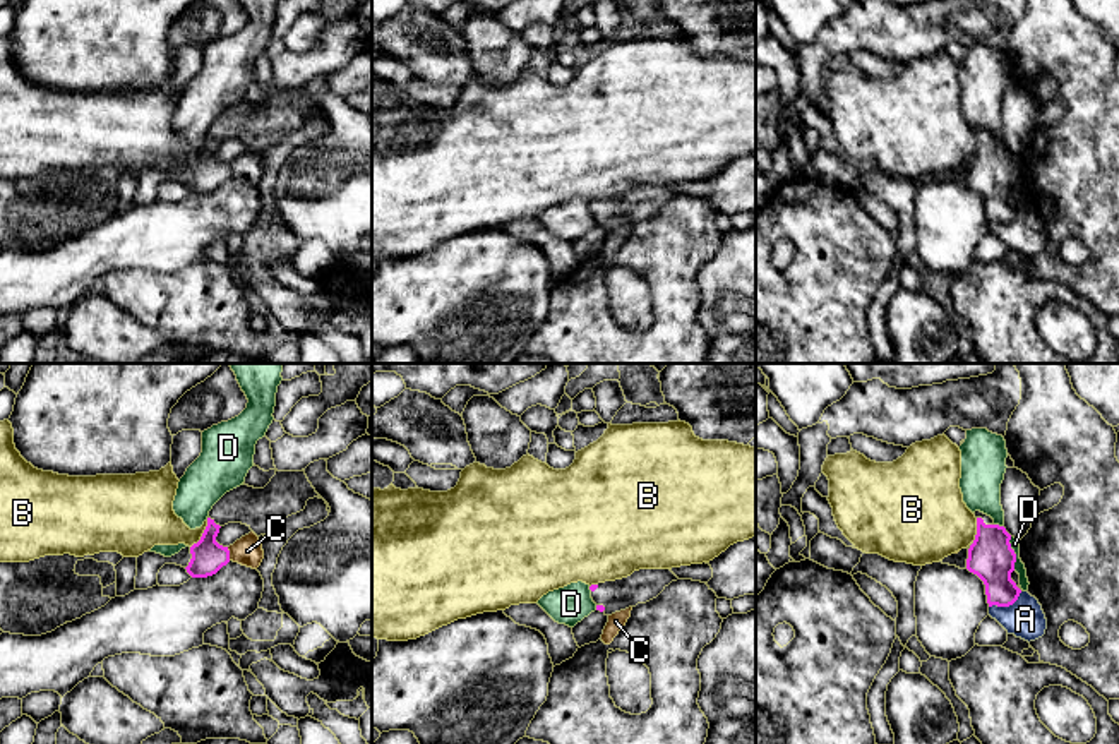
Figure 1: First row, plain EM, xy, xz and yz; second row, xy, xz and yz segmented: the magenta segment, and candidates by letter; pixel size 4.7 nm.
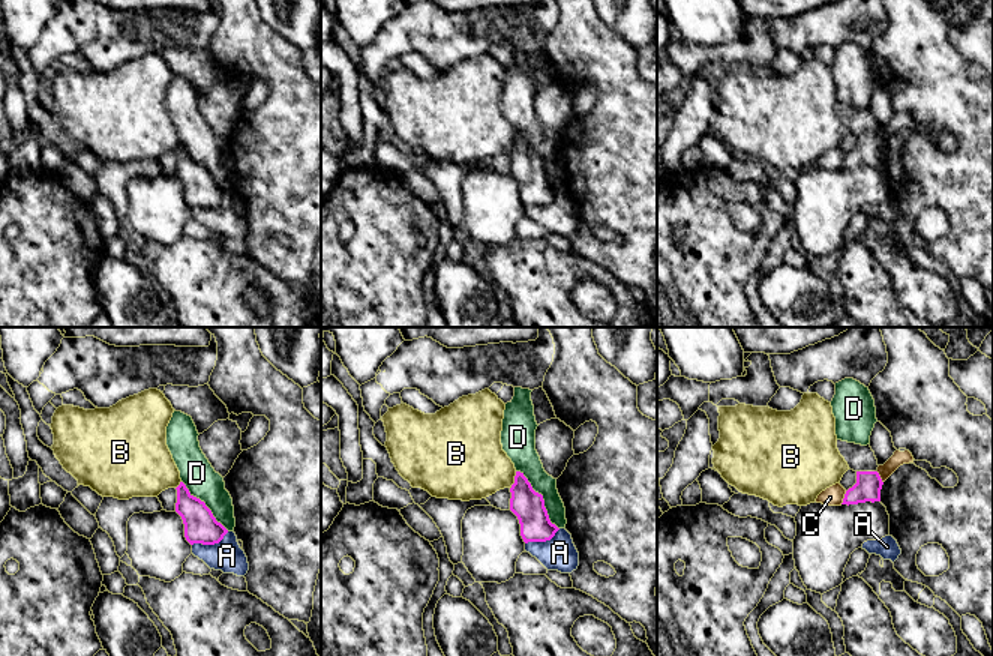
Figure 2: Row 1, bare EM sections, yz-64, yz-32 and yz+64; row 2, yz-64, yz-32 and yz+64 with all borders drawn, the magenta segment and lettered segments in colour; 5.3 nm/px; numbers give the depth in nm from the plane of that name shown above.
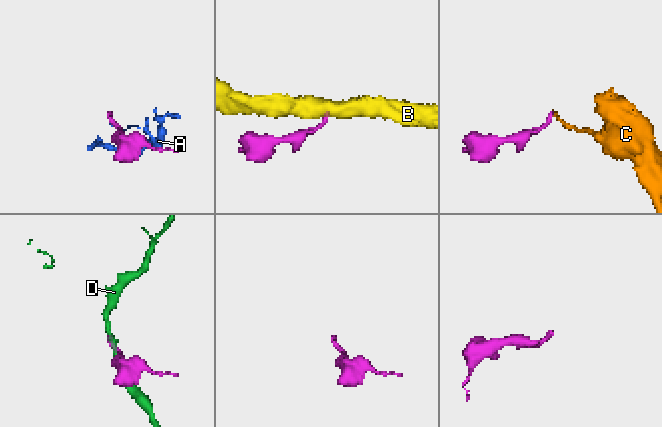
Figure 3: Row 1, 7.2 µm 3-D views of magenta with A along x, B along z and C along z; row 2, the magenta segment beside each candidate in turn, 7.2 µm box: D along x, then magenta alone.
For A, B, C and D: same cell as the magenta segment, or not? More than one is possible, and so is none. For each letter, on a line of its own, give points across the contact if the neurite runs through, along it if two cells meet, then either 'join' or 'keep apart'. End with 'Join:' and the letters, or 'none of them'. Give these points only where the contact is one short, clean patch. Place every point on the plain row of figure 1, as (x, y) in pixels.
A: keep apart
B: along xy (208, 136), (203, 151), (191, 163) | keep apart
C: along xy (227, 163), (230, 175) | keep apart
D: keep apart
Join: none of them

